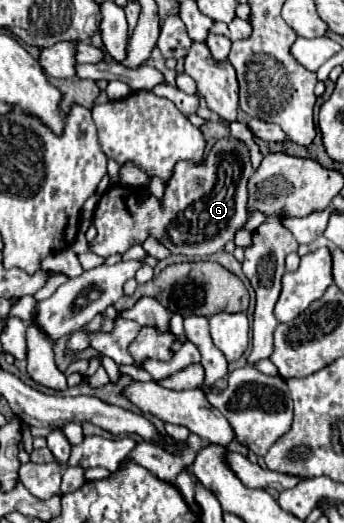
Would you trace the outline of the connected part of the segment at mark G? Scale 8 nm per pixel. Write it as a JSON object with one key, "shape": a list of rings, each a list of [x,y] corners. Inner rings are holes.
{"shape":[[[227,136],[213,146],[205,162],[177,162],[173,178],[165,186],[163,202],[159,202],[155,196],[139,202],[139,192],[131,192],[131,188],[113,184],[101,196],[93,214],[97,236],[89,242],[89,250],[107,258],[111,254],[123,254],[129,246],[141,244],[149,234],[153,234],[173,254],[217,254],[225,248],[227,242],[235,238],[241,228],[245,228],[247,180],[251,172],[253,168],[247,146],[241,140]]]}

